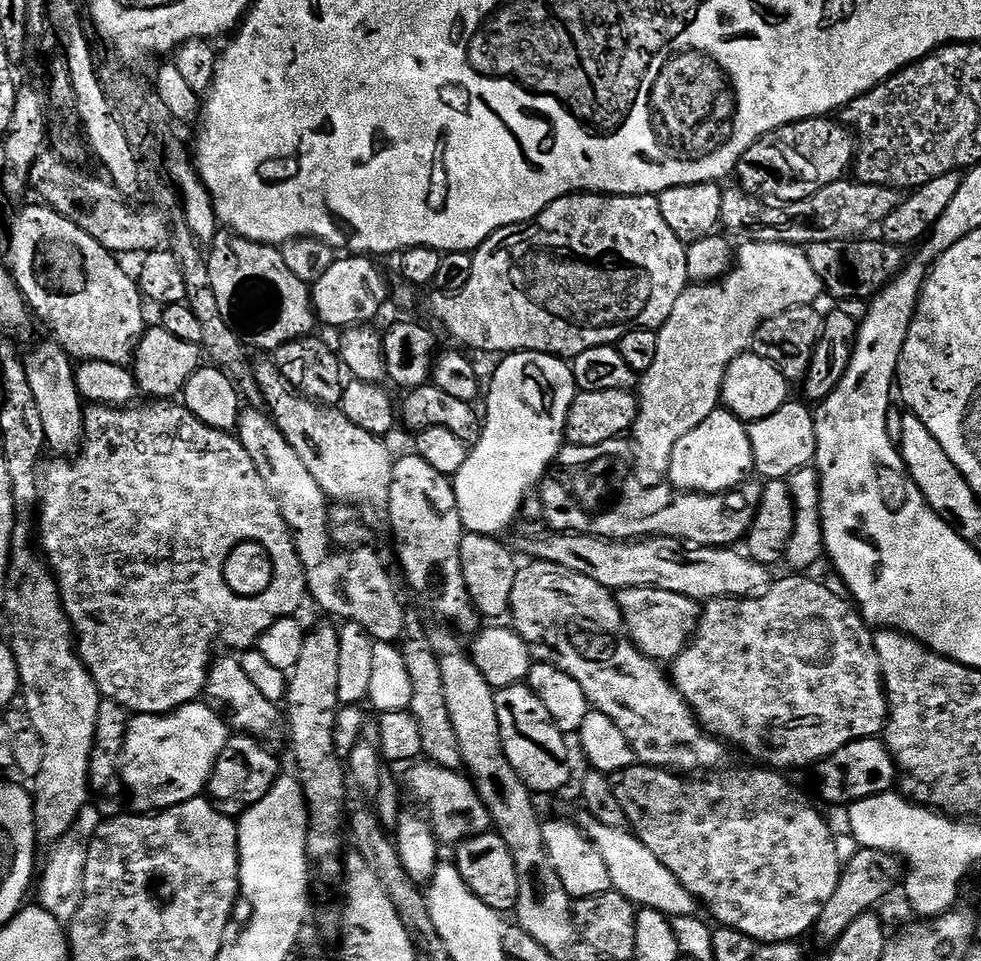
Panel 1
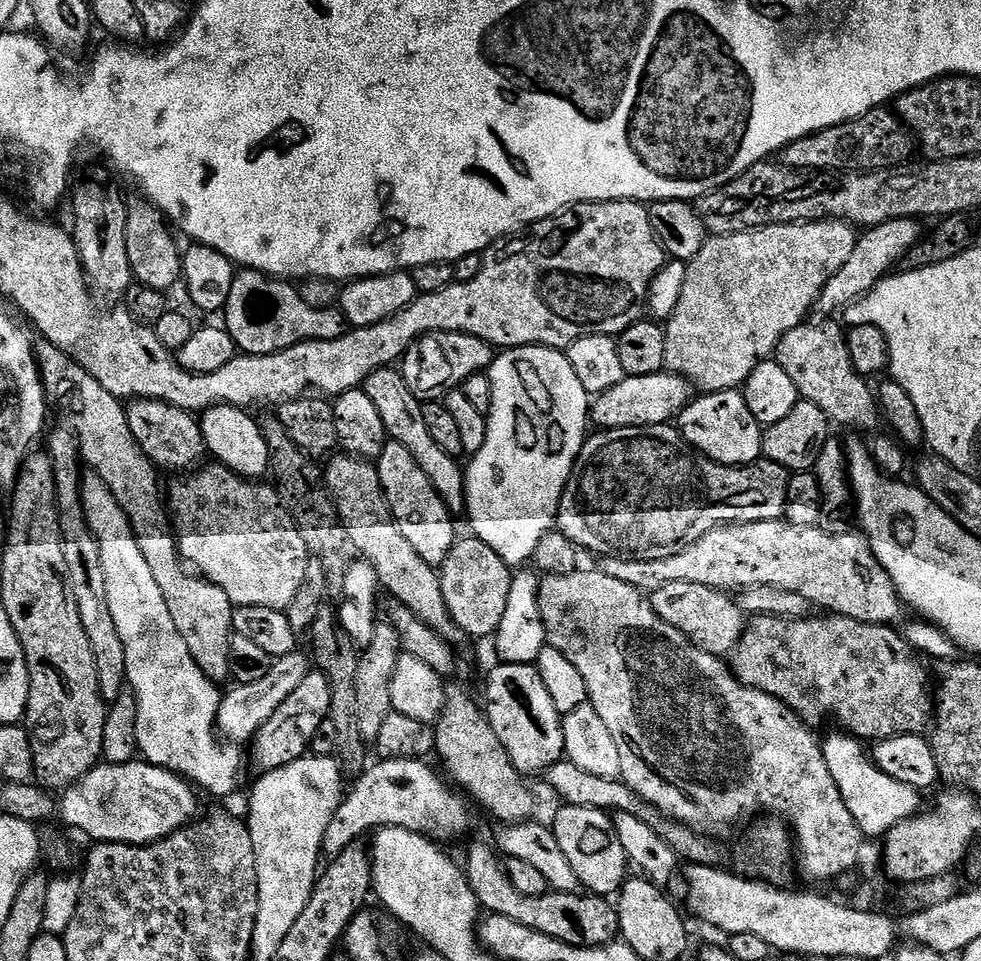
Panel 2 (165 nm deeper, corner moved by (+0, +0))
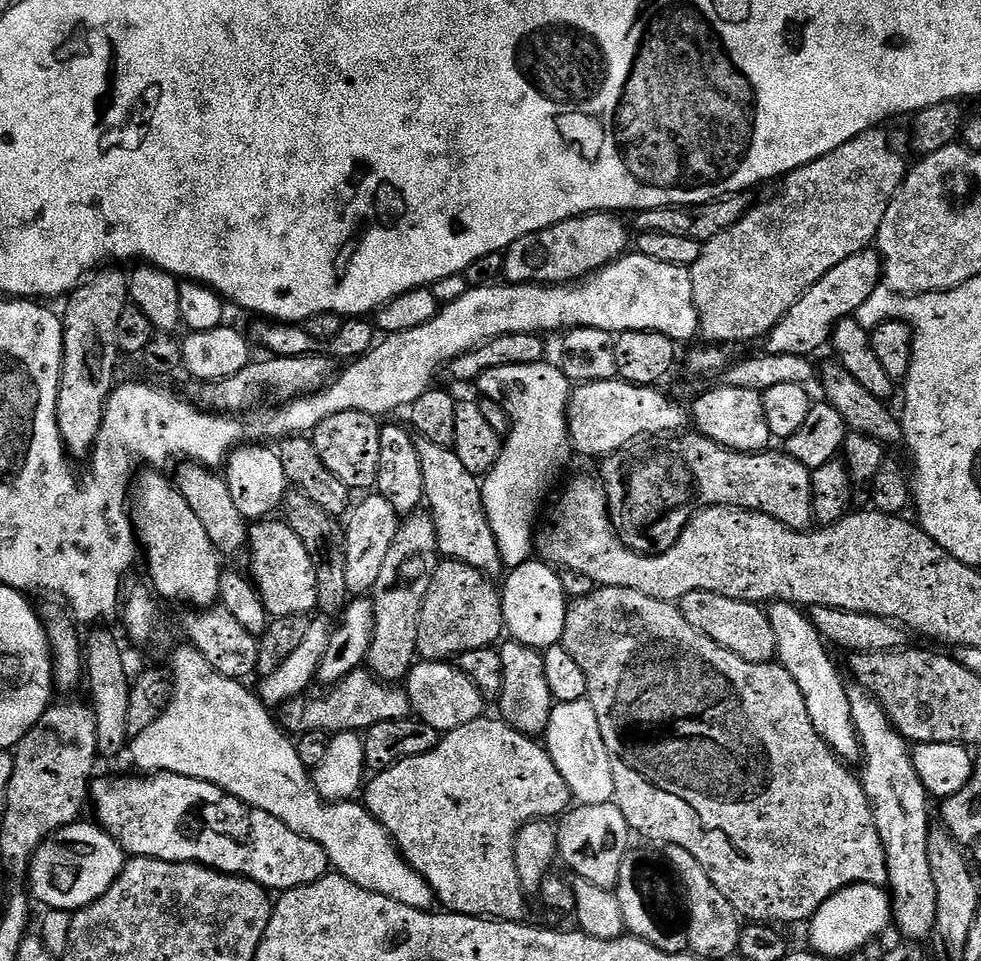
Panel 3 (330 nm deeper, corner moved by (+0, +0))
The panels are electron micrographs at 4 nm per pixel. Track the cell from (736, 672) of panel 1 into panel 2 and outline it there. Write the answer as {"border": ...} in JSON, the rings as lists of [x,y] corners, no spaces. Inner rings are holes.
{"border":[[[813,614],[803,620],[783,620],[777,616],[751,617],[747,621],[744,633],[738,642],[735,652],[730,657],[732,673],[746,686],[750,686],[754,690],[762,690],[768,696],[778,698],[809,726],[817,726],[816,724],[822,723],[827,716],[833,716],[841,724],[837,725],[847,735],[861,742],[889,740],[891,736],[907,736],[909,734],[920,734],[925,731],[926,725],[930,720],[930,688],[928,692],[928,672],[924,669],[923,663],[925,664],[925,661],[900,637],[900,633],[895,627],[886,624],[867,624],[866,622],[851,620],[845,616],[834,616],[831,614]]]}

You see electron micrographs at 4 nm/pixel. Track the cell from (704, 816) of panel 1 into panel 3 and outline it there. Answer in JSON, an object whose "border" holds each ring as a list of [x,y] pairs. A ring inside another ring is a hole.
{"border":[[[481,718],[474,722],[466,722],[466,726],[458,726],[458,730],[443,733],[440,741],[434,746],[434,750],[430,750],[418,758],[406,758],[402,762],[391,764],[388,768],[379,769],[373,775],[376,777],[373,780],[371,777],[367,781],[362,792],[362,803],[367,808],[368,813],[388,831],[393,844],[396,845],[396,849],[404,857],[404,861],[431,886],[433,897],[439,903],[441,900],[444,903],[441,905],[447,911],[466,914],[467,916],[486,916],[494,920],[523,921],[525,919],[524,911],[527,910],[528,904],[524,901],[526,893],[522,882],[518,878],[518,870],[514,863],[514,850],[512,847],[516,841],[516,831],[532,820],[556,818],[569,811],[570,805],[573,803],[572,792],[566,786],[566,778],[562,778],[562,774],[558,774],[558,766],[554,766],[548,749],[543,743],[537,742],[533,737],[524,736],[518,730],[514,730],[510,725],[505,724],[503,719],[488,719]]]}

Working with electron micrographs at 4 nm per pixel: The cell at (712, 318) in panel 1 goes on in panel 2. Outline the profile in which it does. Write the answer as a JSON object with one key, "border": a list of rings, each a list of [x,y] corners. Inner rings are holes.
{"border":[[[810,220],[798,224],[771,224],[765,228],[751,228],[749,232],[735,232],[729,236],[709,235],[708,241],[698,250],[693,260],[687,261],[686,282],[682,282],[682,295],[678,298],[678,306],[674,306],[671,316],[666,321],[664,333],[666,334],[666,362],[665,369],[673,374],[679,374],[695,386],[701,393],[725,392],[731,388],[739,389],[748,381],[750,374],[764,360],[769,359],[775,353],[778,342],[790,330],[805,323],[820,298],[820,292],[846,266],[850,254],[854,254],[854,246],[858,239],[858,232],[853,225],[845,224],[843,220]]]}

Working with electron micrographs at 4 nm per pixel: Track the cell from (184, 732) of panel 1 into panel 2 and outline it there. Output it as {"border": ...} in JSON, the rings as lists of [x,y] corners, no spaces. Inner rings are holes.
{"border":[[[297,650],[279,657],[266,674],[266,678],[249,684],[236,684],[233,692],[225,691],[223,693],[220,709],[216,715],[216,727],[219,735],[225,741],[251,741],[252,737],[256,735],[256,731],[262,726],[266,726],[266,722],[270,722],[270,718],[274,718],[278,706],[282,706],[282,702],[286,702],[286,698],[290,698],[290,694],[294,694],[294,690],[298,690],[298,686],[302,686],[302,682],[308,677],[310,671],[309,657],[305,653],[304,657],[302,652]]]}

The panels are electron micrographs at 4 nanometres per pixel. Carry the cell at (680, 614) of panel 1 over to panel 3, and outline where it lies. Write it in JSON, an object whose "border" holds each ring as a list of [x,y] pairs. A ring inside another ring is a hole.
{"border":[[[695,592],[683,596],[678,602],[678,607],[682,618],[686,618],[686,622],[690,622],[694,630],[718,642],[718,646],[738,654],[738,658],[755,664],[767,664],[776,656],[774,630],[768,621],[767,611],[760,604],[726,598],[713,592]]]}

